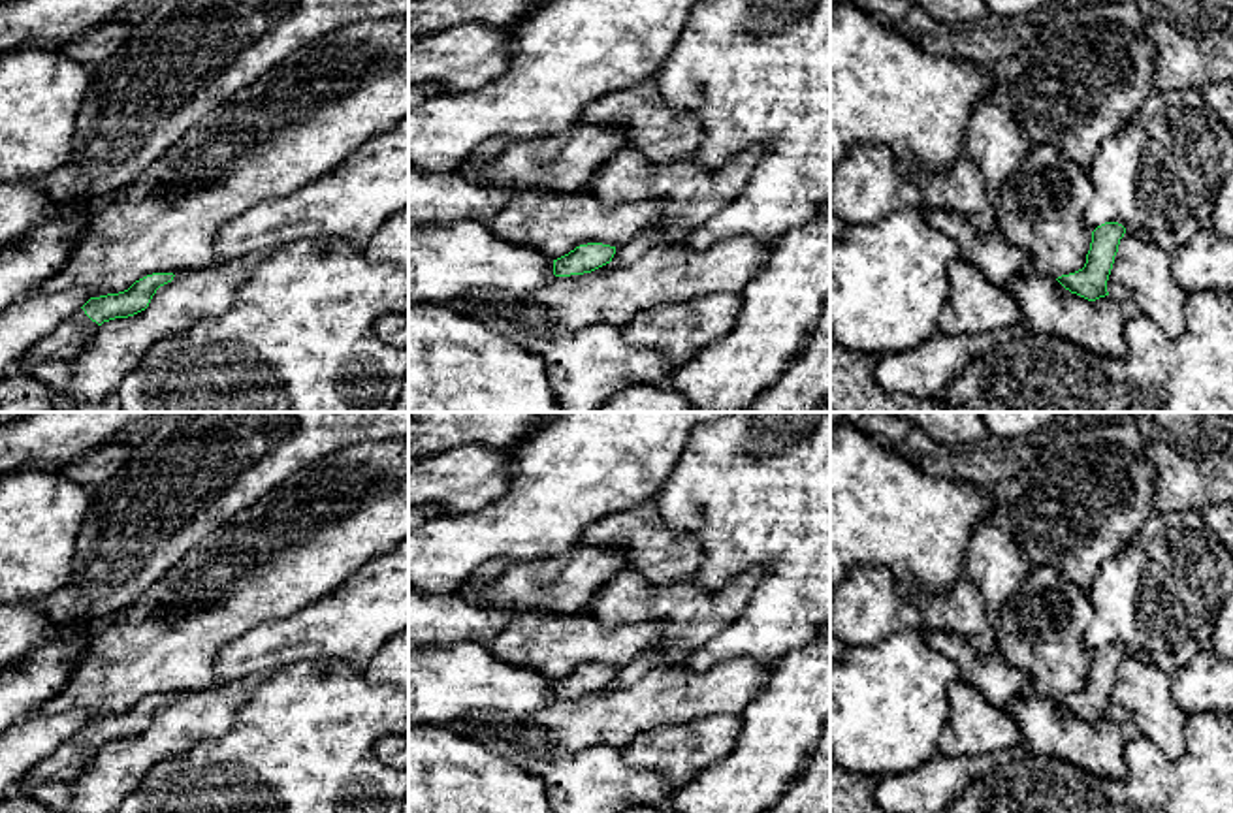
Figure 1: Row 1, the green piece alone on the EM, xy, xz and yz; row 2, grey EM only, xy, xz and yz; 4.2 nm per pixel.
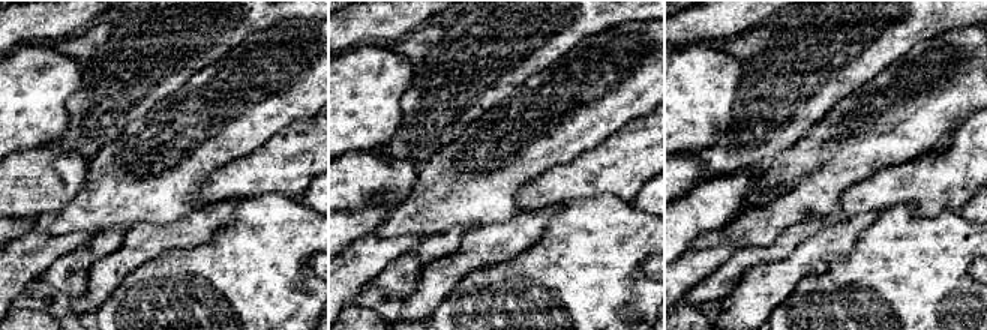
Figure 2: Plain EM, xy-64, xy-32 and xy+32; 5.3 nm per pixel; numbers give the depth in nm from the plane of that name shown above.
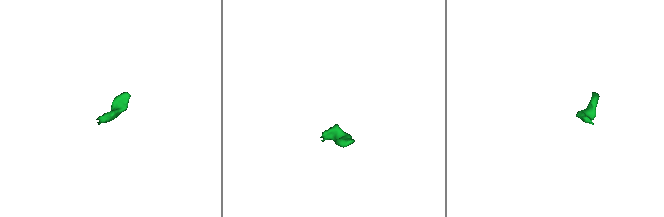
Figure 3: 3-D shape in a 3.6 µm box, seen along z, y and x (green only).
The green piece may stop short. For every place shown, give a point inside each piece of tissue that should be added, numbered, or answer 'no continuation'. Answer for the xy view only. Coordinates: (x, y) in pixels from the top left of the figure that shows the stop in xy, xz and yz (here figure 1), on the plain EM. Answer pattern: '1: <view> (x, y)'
1: xy (70, 761)

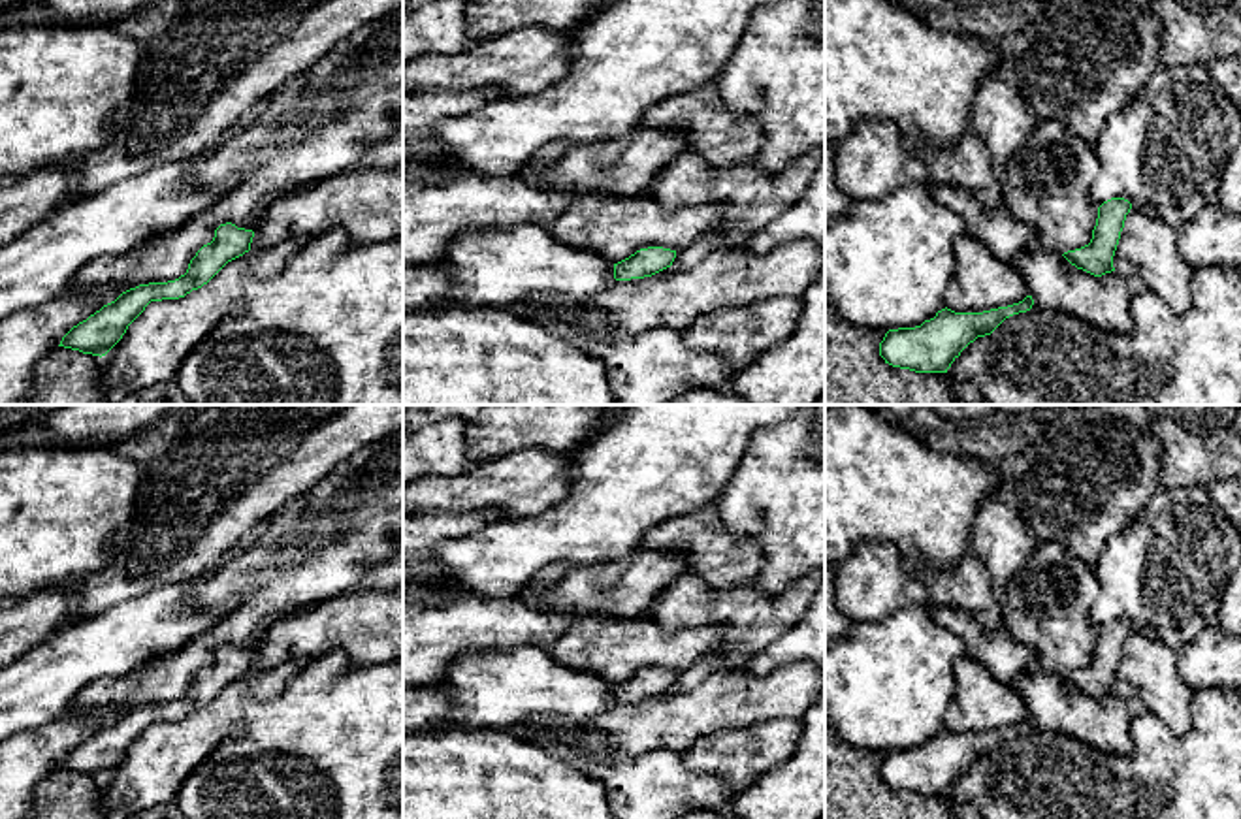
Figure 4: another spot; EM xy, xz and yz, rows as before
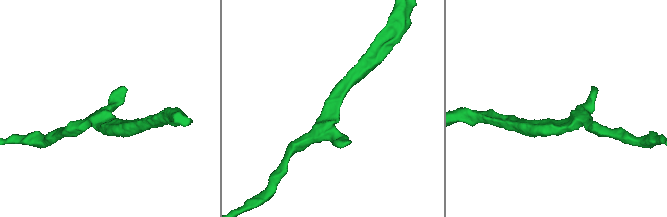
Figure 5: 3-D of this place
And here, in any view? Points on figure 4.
no continuation

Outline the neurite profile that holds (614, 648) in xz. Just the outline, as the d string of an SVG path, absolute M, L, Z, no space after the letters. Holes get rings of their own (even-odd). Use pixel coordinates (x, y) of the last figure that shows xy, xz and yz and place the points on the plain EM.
M593 614L576 618L546 651L556 663L593 672L614 687L648 668L684 672L712 651L723 634L717 623L669 633L646 614Z

